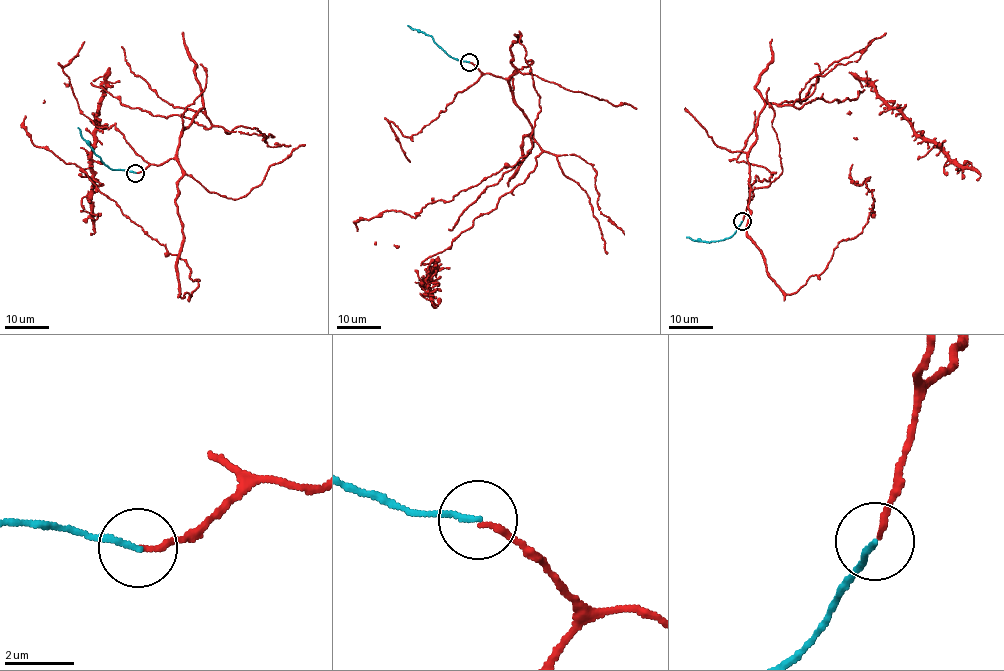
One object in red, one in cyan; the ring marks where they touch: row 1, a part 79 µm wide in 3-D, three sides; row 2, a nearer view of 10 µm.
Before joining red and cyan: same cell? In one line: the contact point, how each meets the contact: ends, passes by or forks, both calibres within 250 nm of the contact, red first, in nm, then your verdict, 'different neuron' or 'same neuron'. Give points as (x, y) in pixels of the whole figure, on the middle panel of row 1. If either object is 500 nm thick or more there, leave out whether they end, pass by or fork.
place (469, 62); red ends; cyan ends; calibres 160 and 140 nm; same neuron

